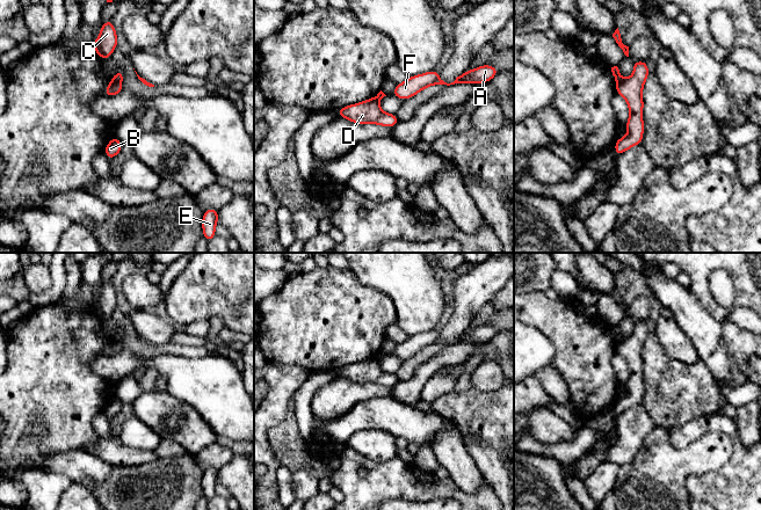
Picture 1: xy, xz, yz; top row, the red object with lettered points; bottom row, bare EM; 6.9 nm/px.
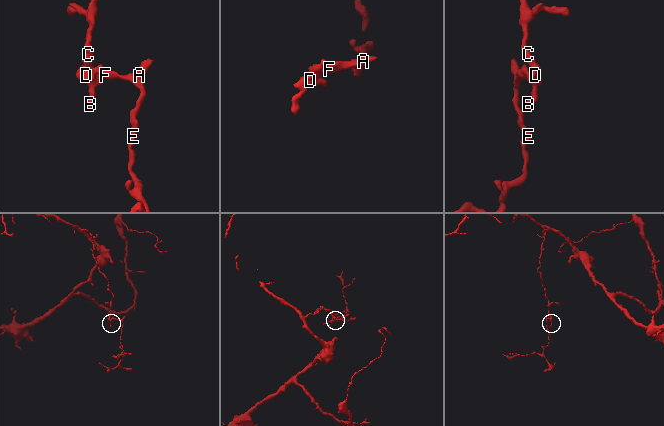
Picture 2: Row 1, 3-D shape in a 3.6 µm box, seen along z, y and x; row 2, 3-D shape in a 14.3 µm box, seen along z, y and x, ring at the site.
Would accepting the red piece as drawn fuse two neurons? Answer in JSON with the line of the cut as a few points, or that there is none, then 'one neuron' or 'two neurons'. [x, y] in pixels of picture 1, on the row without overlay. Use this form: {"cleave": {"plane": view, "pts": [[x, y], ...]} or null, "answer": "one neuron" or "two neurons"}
{"cleave": {"plane": "xy", "pts": [[113, 337], [121, 343]]}, "answer": "two neurons"}

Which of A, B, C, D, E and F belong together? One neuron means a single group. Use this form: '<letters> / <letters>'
A E F / B C D

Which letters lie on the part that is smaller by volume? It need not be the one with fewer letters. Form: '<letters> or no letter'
A, E, F

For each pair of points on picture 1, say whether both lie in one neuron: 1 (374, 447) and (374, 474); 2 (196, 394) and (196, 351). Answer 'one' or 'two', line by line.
1: two
2: two

